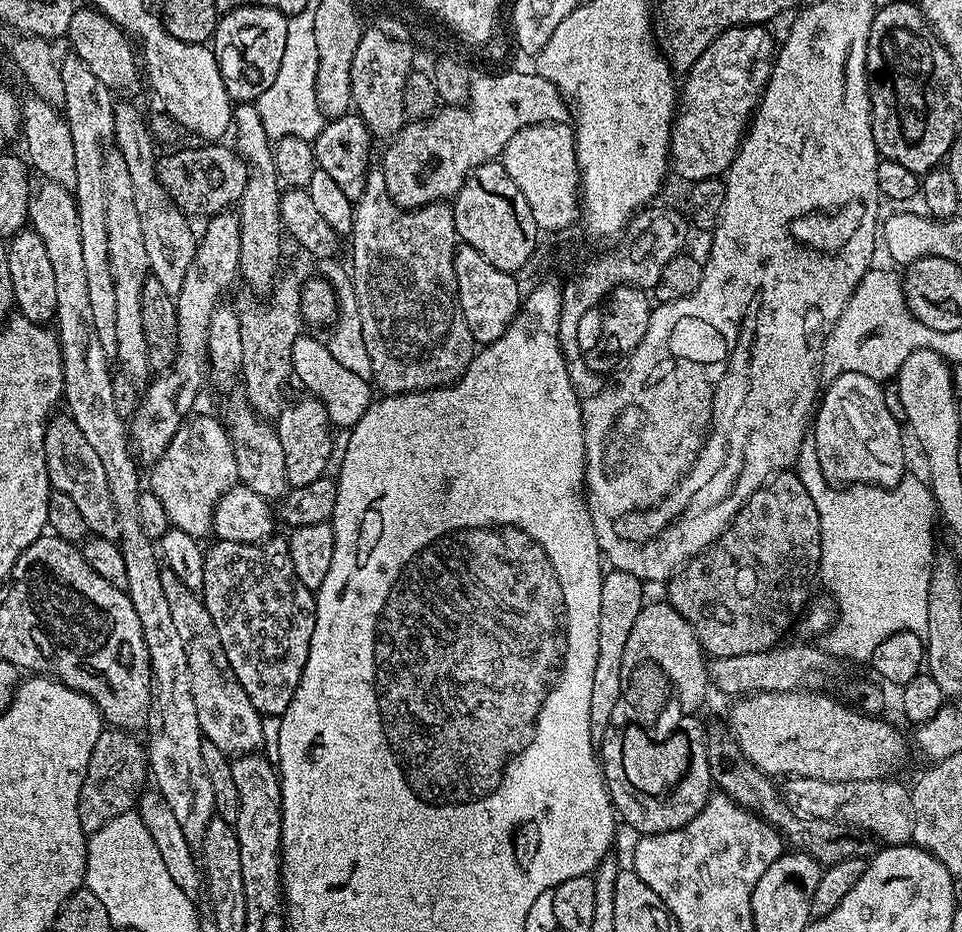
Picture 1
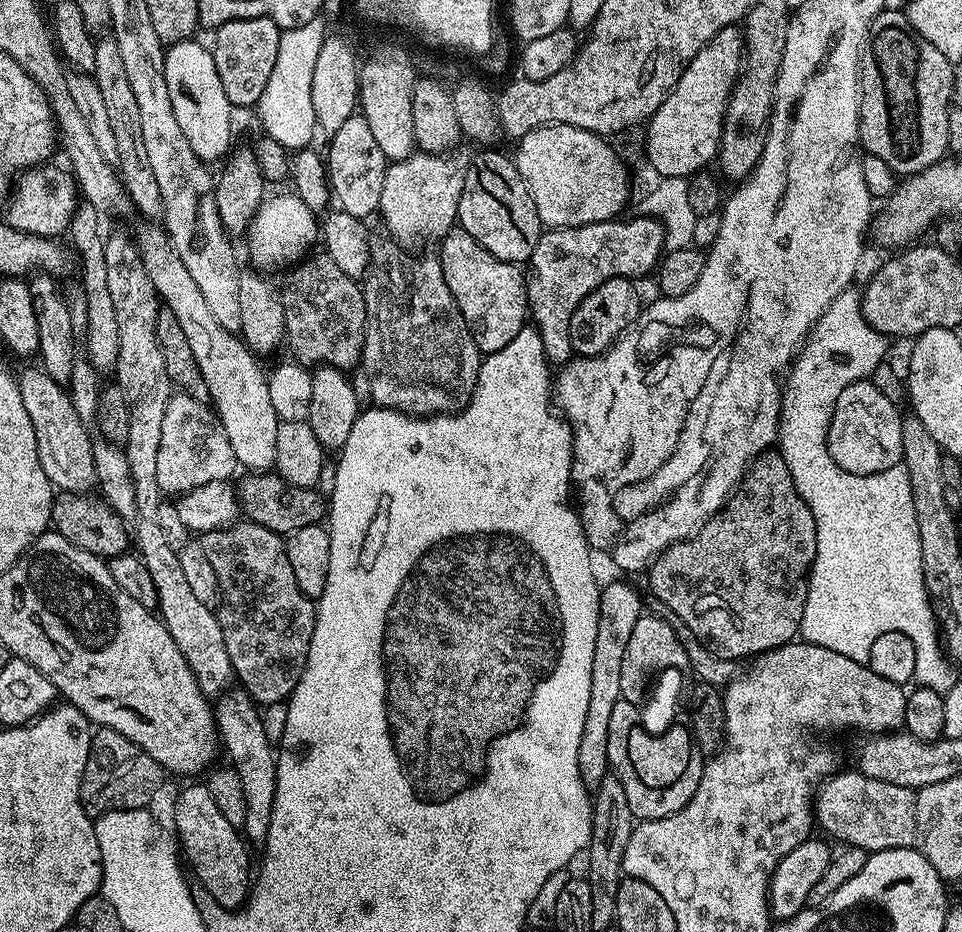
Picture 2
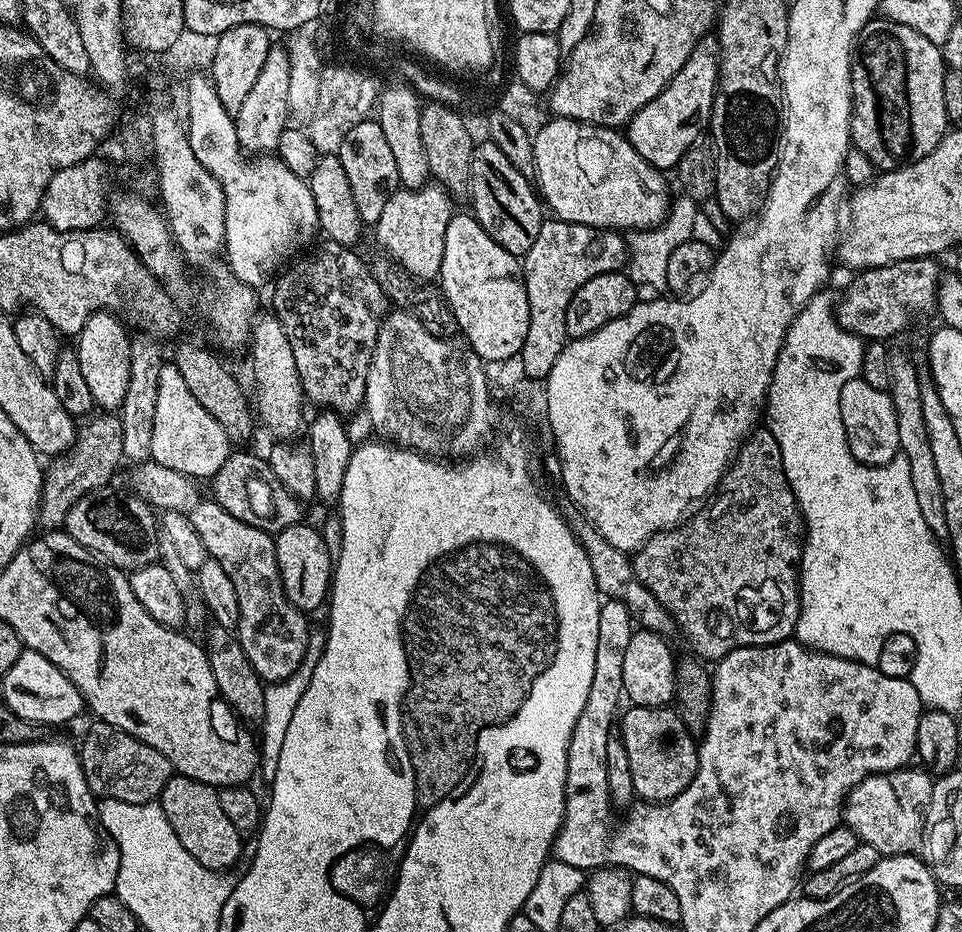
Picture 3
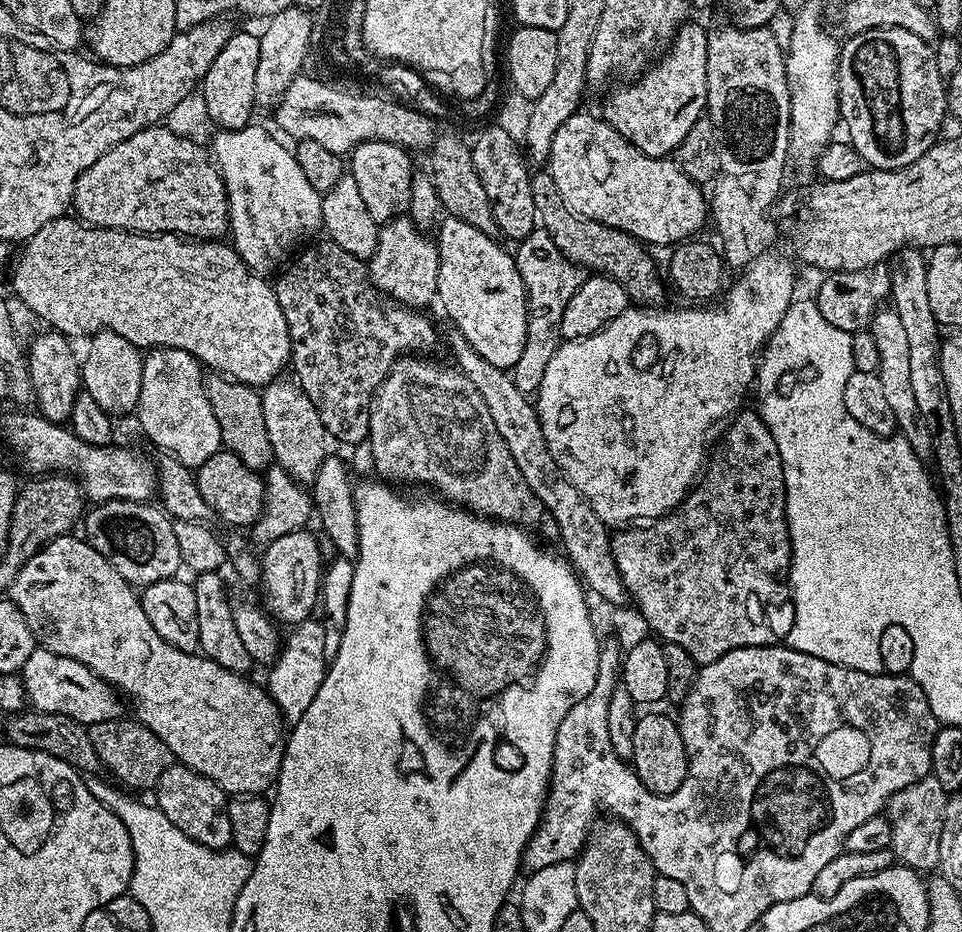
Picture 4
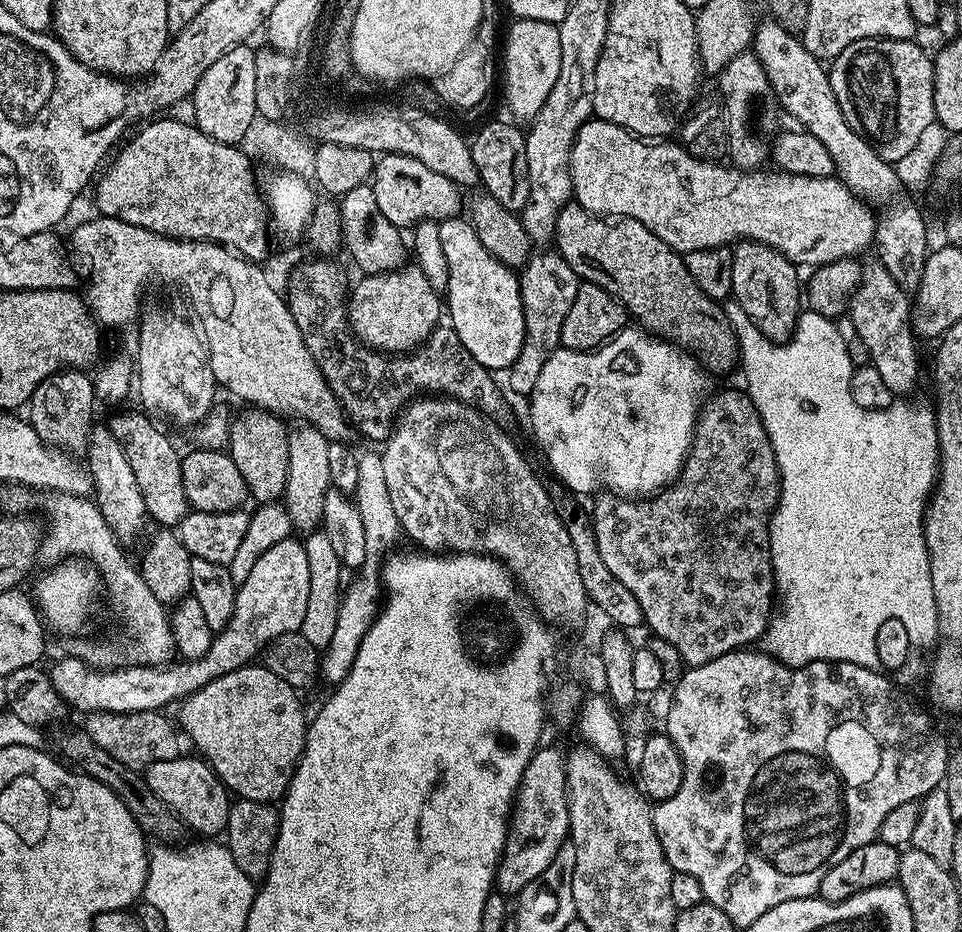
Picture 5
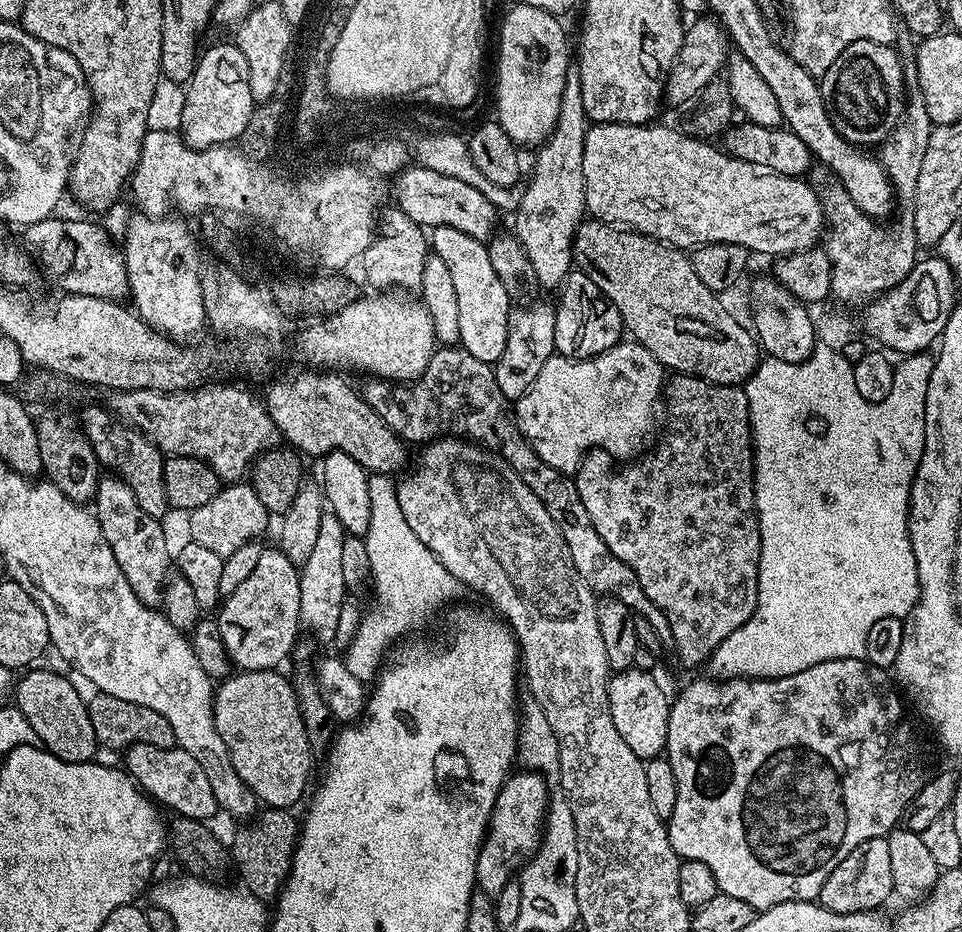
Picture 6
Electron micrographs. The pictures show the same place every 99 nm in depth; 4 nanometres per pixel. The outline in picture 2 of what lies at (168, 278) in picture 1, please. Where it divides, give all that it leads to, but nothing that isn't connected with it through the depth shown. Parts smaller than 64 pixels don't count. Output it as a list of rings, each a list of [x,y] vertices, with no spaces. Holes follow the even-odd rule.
[[[112,38],[96,40],[94,50],[94,70],[91,73],[96,81],[98,91],[102,93],[102,99],[107,109],[110,127],[114,130],[114,139],[118,142],[118,175],[129,201],[146,216],[146,218],[163,217],[162,193],[158,190],[158,181],[154,179],[154,170],[146,158],[146,146],[142,142],[142,122],[140,121],[137,101],[134,99],[133,88],[129,85],[129,77],[126,75],[125,64],[121,59],[121,51],[118,44]]]

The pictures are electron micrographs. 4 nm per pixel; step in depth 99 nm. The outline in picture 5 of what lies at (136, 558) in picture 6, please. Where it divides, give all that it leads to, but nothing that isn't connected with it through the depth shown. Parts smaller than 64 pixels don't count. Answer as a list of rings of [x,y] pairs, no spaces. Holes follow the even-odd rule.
[[[97,423],[88,436],[86,449],[86,467],[92,476],[94,499],[102,518],[106,518],[106,526],[115,534],[117,540],[125,546],[131,546],[140,536],[144,528],[144,520],[149,519],[146,502],[142,498],[142,490],[138,490],[138,478],[134,478],[134,470],[124,453],[124,445],[114,438],[111,427],[107,423]]]

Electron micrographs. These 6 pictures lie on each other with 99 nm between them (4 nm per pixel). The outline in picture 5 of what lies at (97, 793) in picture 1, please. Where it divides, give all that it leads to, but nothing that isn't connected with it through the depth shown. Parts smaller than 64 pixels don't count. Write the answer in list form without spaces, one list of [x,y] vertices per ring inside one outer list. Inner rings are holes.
[[[160,710],[131,712],[130,714],[90,712],[87,713],[85,720],[88,721],[82,724],[82,728],[111,757],[132,769],[143,770],[154,762],[166,762],[178,758],[182,754],[181,733],[178,731],[177,725],[173,721],[171,724],[164,715],[165,713]]]

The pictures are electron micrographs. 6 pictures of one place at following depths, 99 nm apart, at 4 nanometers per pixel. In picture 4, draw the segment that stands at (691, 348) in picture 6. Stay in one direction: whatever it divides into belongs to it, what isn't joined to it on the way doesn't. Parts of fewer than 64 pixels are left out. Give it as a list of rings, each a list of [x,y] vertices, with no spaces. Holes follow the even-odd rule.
[[[536,170],[531,173],[531,177],[539,227],[543,228],[546,234],[550,234],[550,238],[554,238],[554,246],[562,250],[567,260],[579,264],[585,270],[617,280],[626,290],[633,305],[660,306],[665,303],[665,281],[662,279],[661,269],[660,272],[656,269],[656,264],[648,253],[651,251],[641,241],[636,240],[629,232],[576,215],[570,206],[566,206],[566,198],[558,194],[558,186],[554,186],[551,172]]]

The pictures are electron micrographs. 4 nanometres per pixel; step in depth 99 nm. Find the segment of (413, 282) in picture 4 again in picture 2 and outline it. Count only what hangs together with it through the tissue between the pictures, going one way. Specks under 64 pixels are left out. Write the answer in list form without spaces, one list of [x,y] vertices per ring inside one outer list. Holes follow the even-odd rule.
[[[416,150],[404,160],[389,163],[386,178],[382,178],[378,216],[384,219],[389,234],[401,249],[423,249],[423,244],[439,241],[457,223],[458,198],[470,159],[469,153],[460,151],[432,155]]]

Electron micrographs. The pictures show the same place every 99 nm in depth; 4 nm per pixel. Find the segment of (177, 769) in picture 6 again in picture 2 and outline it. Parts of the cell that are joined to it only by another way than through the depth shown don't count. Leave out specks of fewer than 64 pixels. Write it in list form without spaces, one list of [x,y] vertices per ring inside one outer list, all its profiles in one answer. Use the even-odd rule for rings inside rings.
[[[200,782],[200,784],[192,784],[189,788],[184,788],[180,792],[180,797],[176,800],[176,832],[174,828],[174,836],[178,841],[179,847],[182,849],[183,859],[186,861],[187,867],[190,869],[192,867],[192,872],[197,876],[199,887],[204,888],[209,894],[210,898],[214,898],[217,909],[220,910],[235,910],[245,903],[248,899],[248,894],[250,891],[250,876],[248,880],[248,852],[249,849],[246,847],[246,840],[243,835],[234,827],[230,826],[229,822],[226,822],[226,817],[218,810],[218,805],[213,799],[213,795],[210,794],[207,783]]]

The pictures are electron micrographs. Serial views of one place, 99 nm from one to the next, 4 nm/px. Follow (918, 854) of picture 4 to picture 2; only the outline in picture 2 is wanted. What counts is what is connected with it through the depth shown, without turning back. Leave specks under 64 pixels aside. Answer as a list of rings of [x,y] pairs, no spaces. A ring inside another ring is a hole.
[[[859,770],[837,771],[821,783],[814,797],[814,820],[833,832],[844,846],[865,848],[869,854],[895,848],[916,848],[916,792],[893,782],[867,777]]]

